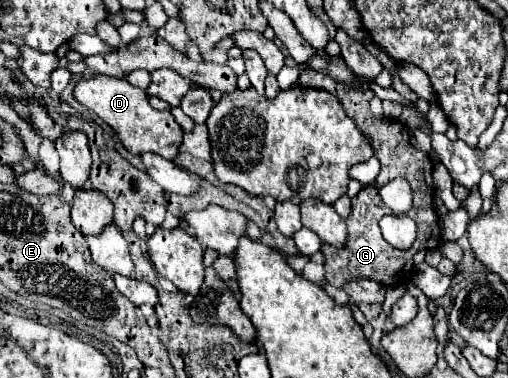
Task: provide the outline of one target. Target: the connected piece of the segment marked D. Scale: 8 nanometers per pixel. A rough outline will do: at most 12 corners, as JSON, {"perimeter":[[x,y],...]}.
{"perimeter":[[92,76],[74,96],[124,148],[178,156],[182,128],[124,78]]}

